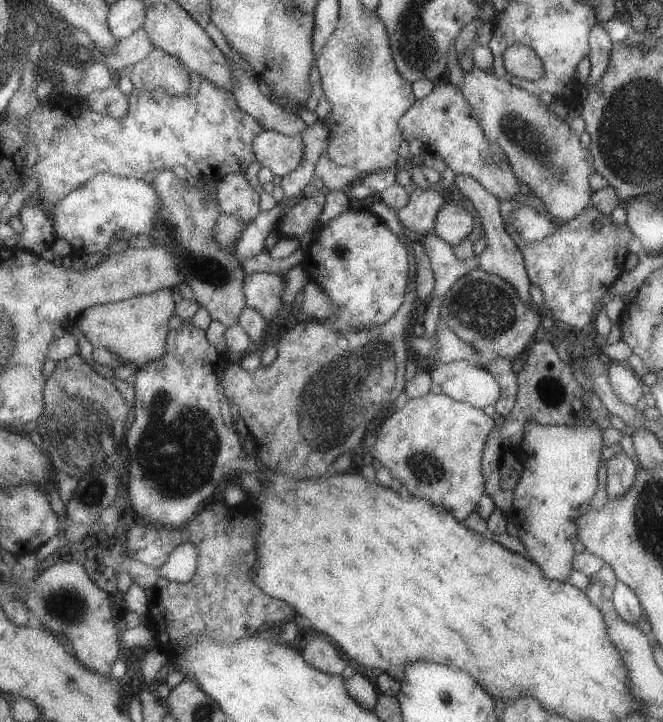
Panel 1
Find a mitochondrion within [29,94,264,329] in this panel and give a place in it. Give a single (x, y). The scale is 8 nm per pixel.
(202, 266)

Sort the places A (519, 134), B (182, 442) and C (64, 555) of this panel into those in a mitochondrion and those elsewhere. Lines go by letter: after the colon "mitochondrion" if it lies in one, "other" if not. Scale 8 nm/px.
A: mitochondrion
B: mitochondrion
C: other

